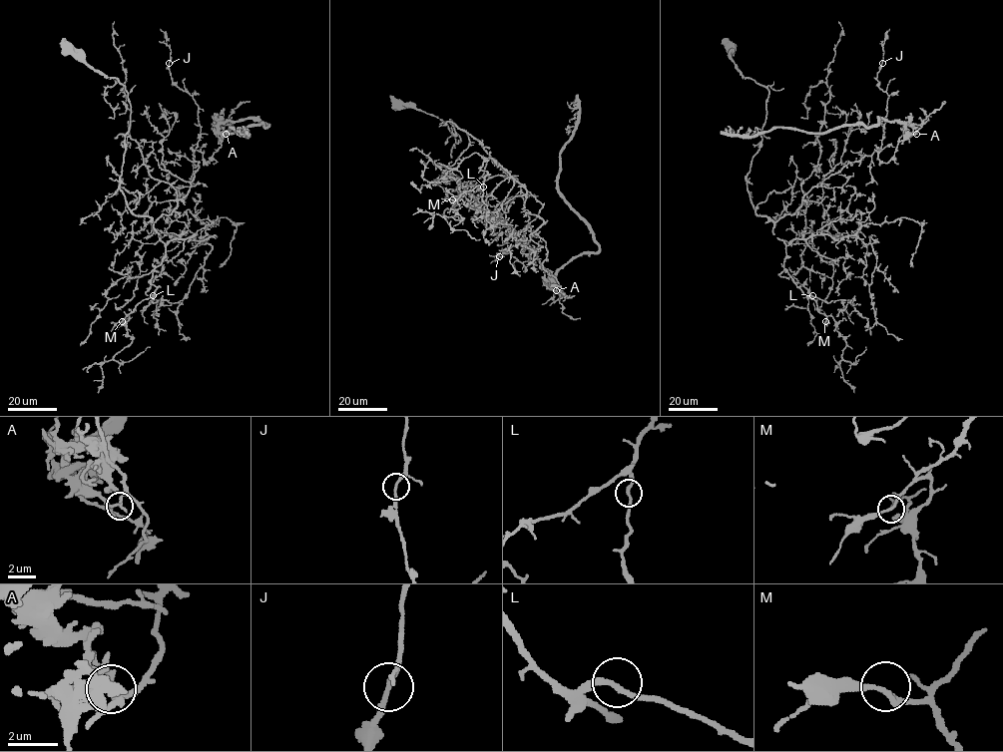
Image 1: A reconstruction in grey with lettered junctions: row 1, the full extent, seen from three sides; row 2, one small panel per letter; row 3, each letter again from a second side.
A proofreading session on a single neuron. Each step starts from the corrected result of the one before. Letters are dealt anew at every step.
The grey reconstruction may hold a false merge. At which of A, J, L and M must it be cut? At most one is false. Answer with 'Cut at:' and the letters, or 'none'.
Cut at: A

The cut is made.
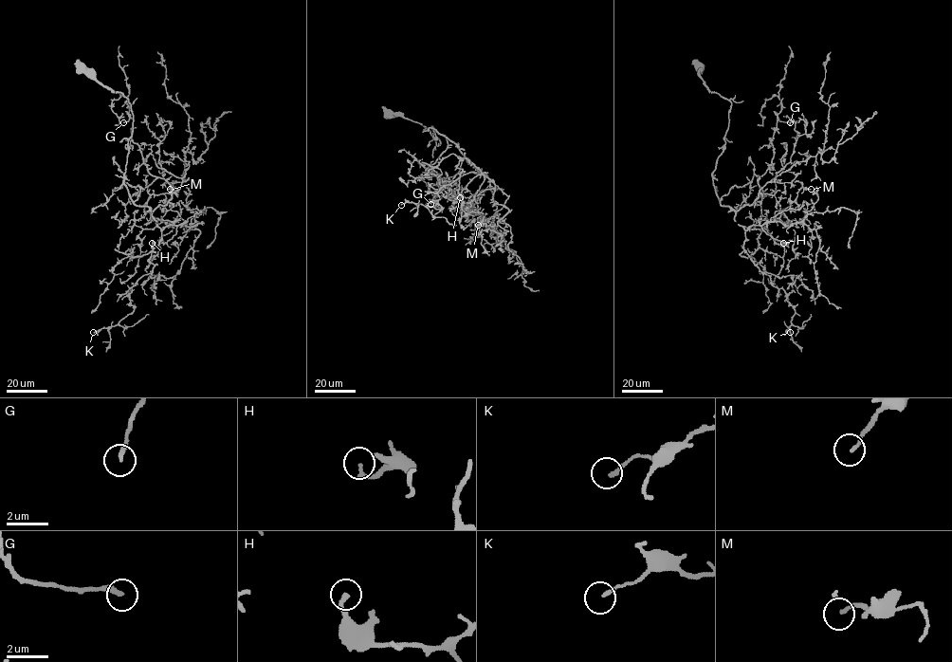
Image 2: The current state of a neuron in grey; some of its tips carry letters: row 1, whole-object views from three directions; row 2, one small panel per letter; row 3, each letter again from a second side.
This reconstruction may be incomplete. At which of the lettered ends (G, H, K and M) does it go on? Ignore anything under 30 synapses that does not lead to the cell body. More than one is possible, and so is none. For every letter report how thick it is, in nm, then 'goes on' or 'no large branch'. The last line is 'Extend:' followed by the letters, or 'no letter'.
G: 240 nm thick; no large branch
H: 220 nm thick; no large branch
K: 160 nm thick; no large branch
M: 140 nm thick; no large branch
Extend: no letter

